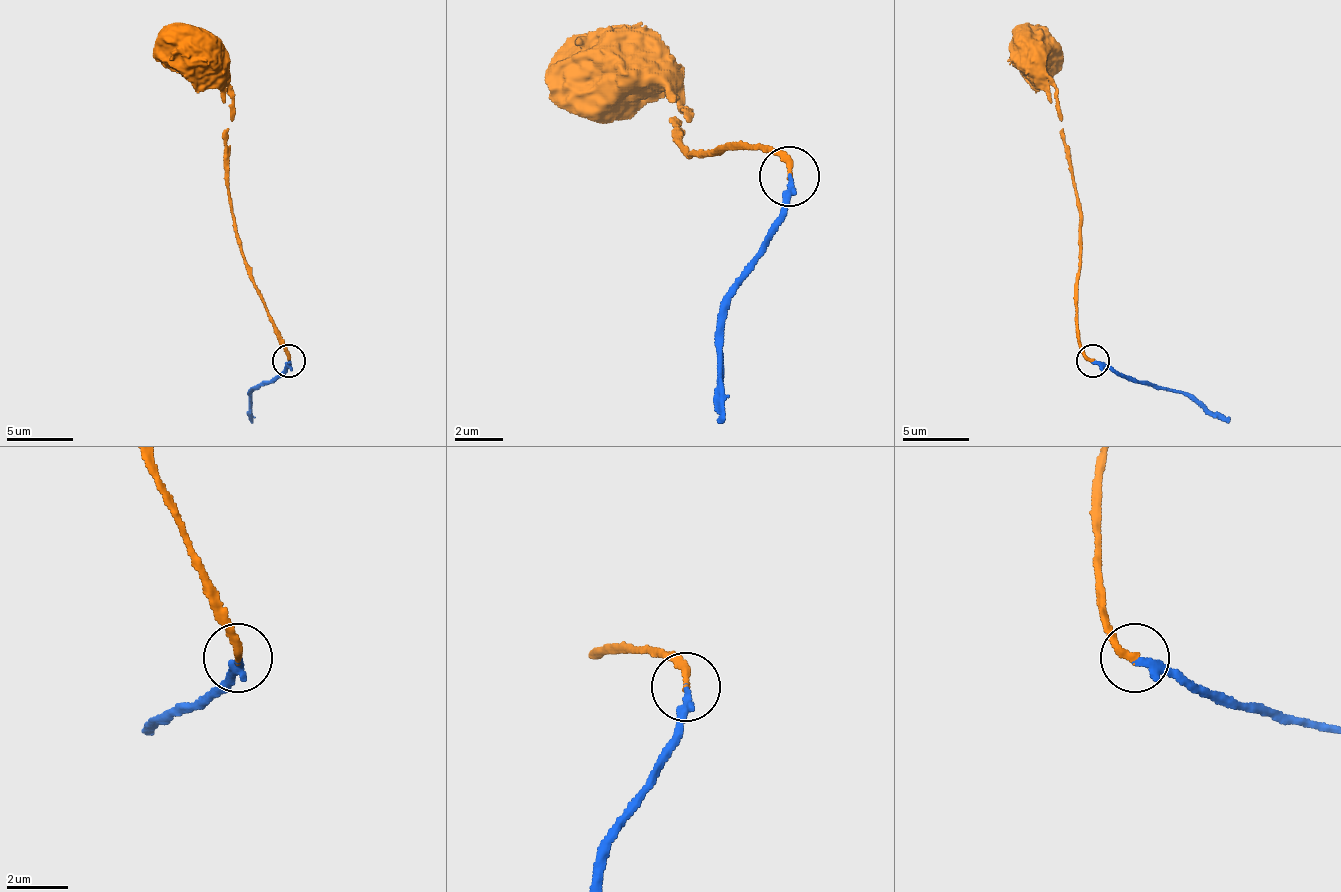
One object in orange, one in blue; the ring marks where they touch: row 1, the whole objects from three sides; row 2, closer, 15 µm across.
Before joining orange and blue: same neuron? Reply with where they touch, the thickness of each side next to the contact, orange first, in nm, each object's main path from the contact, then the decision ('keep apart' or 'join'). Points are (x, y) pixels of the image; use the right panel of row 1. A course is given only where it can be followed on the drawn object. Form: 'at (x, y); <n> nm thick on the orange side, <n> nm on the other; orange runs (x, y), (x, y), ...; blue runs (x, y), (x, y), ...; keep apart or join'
at (1093, 361); 240 nm thick on the orange side, 280 nm on the other; orange runs (1092, 360), (1078, 340), (1078, 209), (1058, 99), (1042, 82), (1042, 62), (1031, 52); blue runs (1092, 363), (1105, 363), (1162, 390), (1192, 393), (1229, 423); join

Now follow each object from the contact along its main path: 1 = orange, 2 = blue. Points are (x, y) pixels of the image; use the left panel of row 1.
1: (288, 360), (231, 209), (231, 99), (187, 52)
2: (288, 363), (251, 393), (251, 423)

